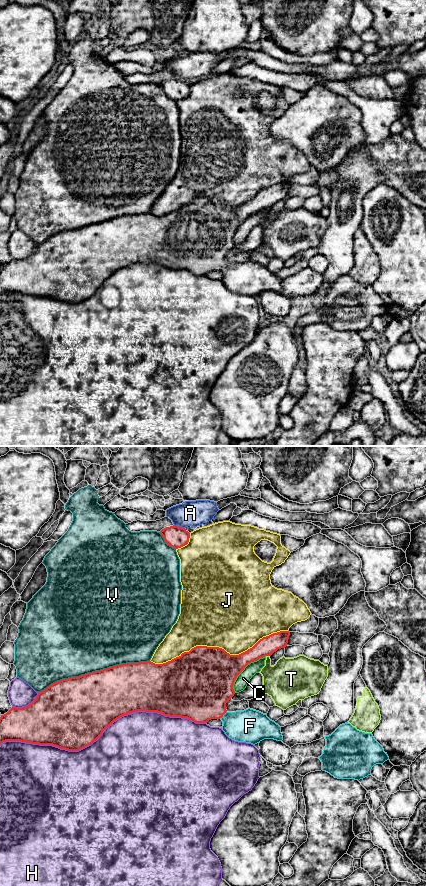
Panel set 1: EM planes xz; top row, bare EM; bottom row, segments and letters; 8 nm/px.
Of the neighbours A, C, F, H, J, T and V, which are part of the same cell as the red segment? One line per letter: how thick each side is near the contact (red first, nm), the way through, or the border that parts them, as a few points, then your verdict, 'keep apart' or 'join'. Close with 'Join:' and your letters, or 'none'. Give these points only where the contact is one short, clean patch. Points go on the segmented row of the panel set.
A: 170/200 nm | keep apart
C: 380/100 nm | keep apart
F: 440/260 nm | across xz (200, 693), (223, 714), (236, 725), (250, 726) | join
H: 500/500 nm | keep apart
J: 460/500 nm | keep apart
T: 150/320 nm | keep apart
V: 480/500 nm | keep apart
Join: F

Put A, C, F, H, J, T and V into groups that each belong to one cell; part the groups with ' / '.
A / C / F / H / J / T / V

